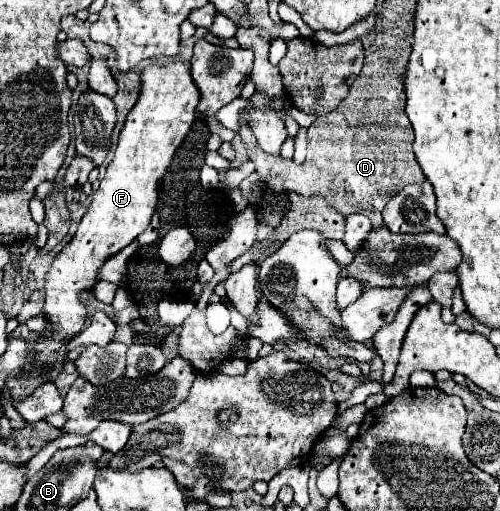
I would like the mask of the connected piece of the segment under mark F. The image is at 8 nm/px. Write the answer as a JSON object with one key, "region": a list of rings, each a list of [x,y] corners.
{"region":[[[173,59],[165,61],[163,65],[153,63],[147,65],[139,77],[139,99],[127,113],[113,161],[109,163],[87,213],[79,221],[77,233],[73,235],[71,243],[67,243],[65,249],[57,255],[47,273],[47,299],[43,313],[49,319],[49,335],[41,337],[33,347],[37,351],[39,363],[53,363],[61,343],[83,329],[87,309],[79,303],[79,291],[93,289],[93,283],[97,281],[97,269],[103,265],[103,261],[127,247],[149,227],[157,205],[157,183],[165,175],[175,149],[181,145],[193,125],[201,93],[193,83],[189,63]]]}

